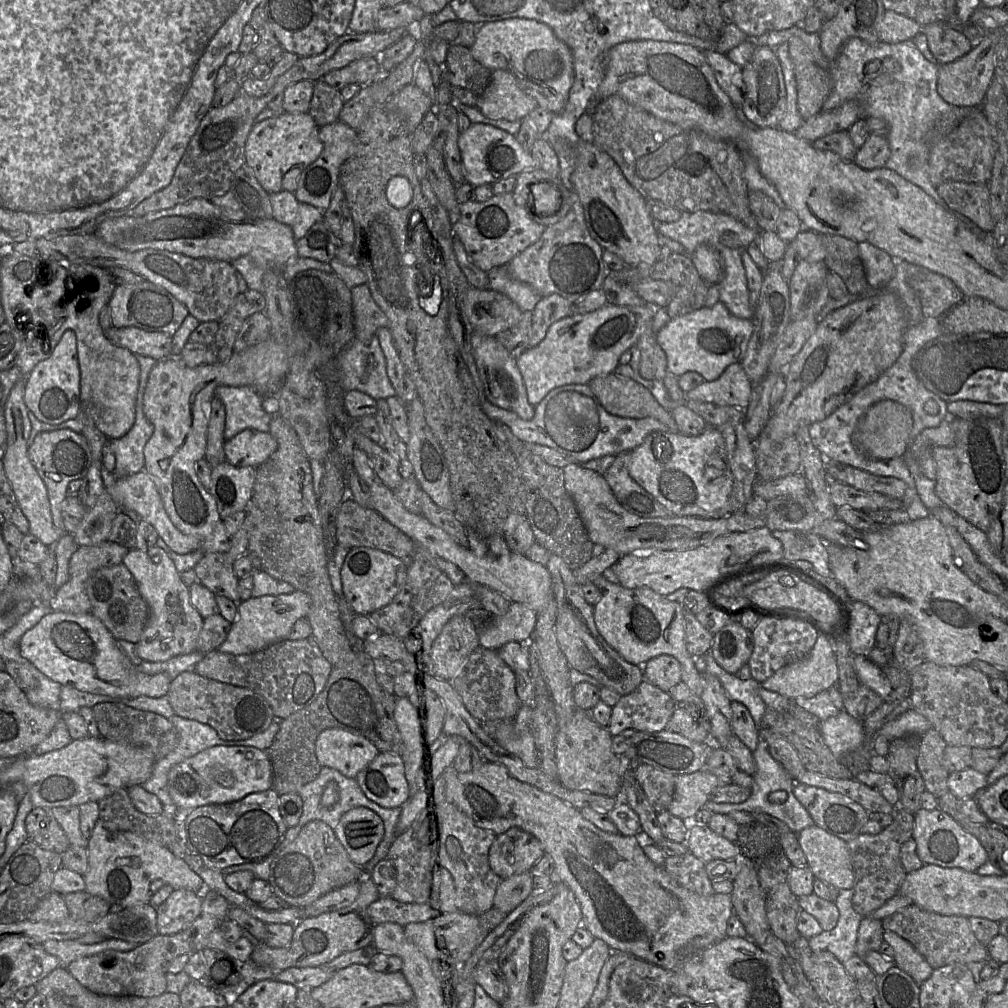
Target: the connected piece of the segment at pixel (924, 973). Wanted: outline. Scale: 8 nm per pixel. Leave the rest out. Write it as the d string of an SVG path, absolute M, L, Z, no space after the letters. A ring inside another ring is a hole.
M884 931L883 941L893 948L895 965L910 975L917 984L921 985L931 976L934 969L908 941L892 931Z

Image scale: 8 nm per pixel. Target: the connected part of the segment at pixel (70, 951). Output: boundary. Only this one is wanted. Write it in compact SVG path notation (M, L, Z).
M107 938L104 941L93 944L83 944L76 940L54 939L43 943L45 951L56 956L60 961L60 967L64 968L67 968L71 962L81 957L91 956L107 950L129 951L136 946L138 944L114 938Z

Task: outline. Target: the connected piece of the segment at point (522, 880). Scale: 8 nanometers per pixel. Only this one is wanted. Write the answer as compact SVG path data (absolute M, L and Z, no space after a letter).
M525 872L500 881L494 897L494 908L508 915L534 890L533 875Z

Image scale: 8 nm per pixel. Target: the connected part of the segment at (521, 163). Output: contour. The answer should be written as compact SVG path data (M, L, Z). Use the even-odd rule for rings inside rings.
M471 123L458 139L464 169L464 179L473 187L494 183L539 167L538 161L524 149L516 137L500 128L484 123Z

